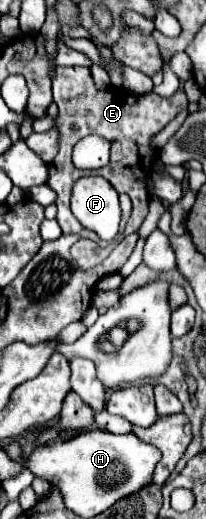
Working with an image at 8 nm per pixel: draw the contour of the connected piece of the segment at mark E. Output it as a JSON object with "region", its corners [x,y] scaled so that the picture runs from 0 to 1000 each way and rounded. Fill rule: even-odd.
{"region":[[[277,129],[267,148],[257,148],[257,191],[286,206],[286,225],[267,245],[286,249],[296,260],[296,283],[257,314],[238,314],[238,345],[228,356],[277,372],[277,426],[325,449],[325,391],[345,376],[345,360],[383,341],[413,337],[490,337],[510,341],[568,372],[617,372],[646,391],[636,422],[607,437],[607,453],[655,449],[694,422],[714,418],[714,399],[723,399],[723,368],[704,364],[714,337],[733,333],[743,310],[752,310],[752,287],[723,283],[723,272],[743,260],[762,260],[820,233],[859,225],[879,210],[908,206],[908,183],[888,171],[869,171],[840,187],[801,191],[752,179],[675,183],[665,191],[617,183],[607,175],[558,179],[549,171],[519,175],[471,175],[442,137],[422,129]],[[422,260],[481,260],[519,272],[539,272],[539,310],[490,322],[490,326],[374,326],[345,314],[345,291],[364,276]]]}

